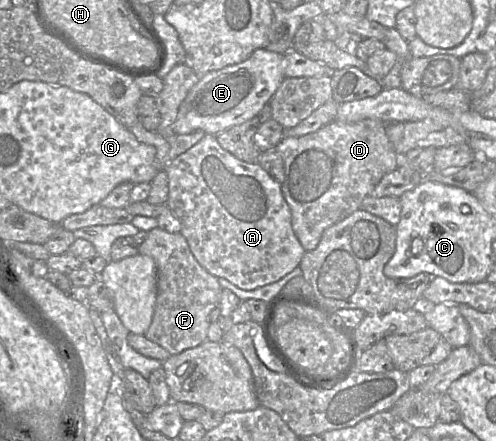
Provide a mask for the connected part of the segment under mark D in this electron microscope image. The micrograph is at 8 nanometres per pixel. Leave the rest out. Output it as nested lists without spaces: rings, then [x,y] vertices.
[[[374,119],[356,123],[332,121],[319,130],[300,137],[284,137],[277,145],[284,162],[282,194],[290,207],[292,228],[305,251],[313,250],[323,231],[343,220],[360,208],[363,199],[389,172],[401,164],[401,157],[394,150],[385,132],[386,124]]]

